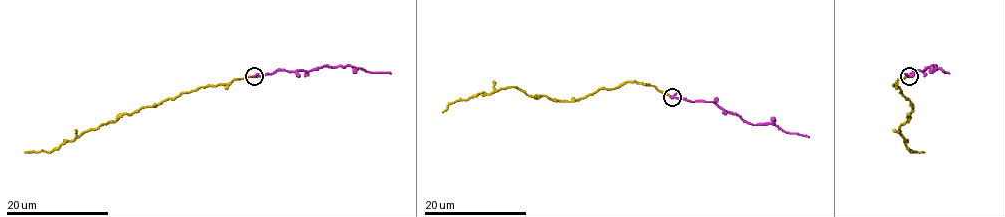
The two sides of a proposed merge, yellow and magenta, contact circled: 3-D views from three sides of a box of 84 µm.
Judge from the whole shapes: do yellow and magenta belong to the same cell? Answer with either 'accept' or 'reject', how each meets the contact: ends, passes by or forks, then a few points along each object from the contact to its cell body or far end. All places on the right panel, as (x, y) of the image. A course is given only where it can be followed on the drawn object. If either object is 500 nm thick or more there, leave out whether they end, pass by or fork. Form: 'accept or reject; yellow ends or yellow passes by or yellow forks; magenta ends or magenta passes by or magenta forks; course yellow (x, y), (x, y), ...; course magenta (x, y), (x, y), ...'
accept; yellow ends; magenta ends; course yellow (908, 76), (893, 85), (913, 106), (907, 113), (908, 121), (898, 129), (911, 152), (924, 152); course magenta (908, 76), (913, 70), (922, 71), (935, 66), (949, 74)

